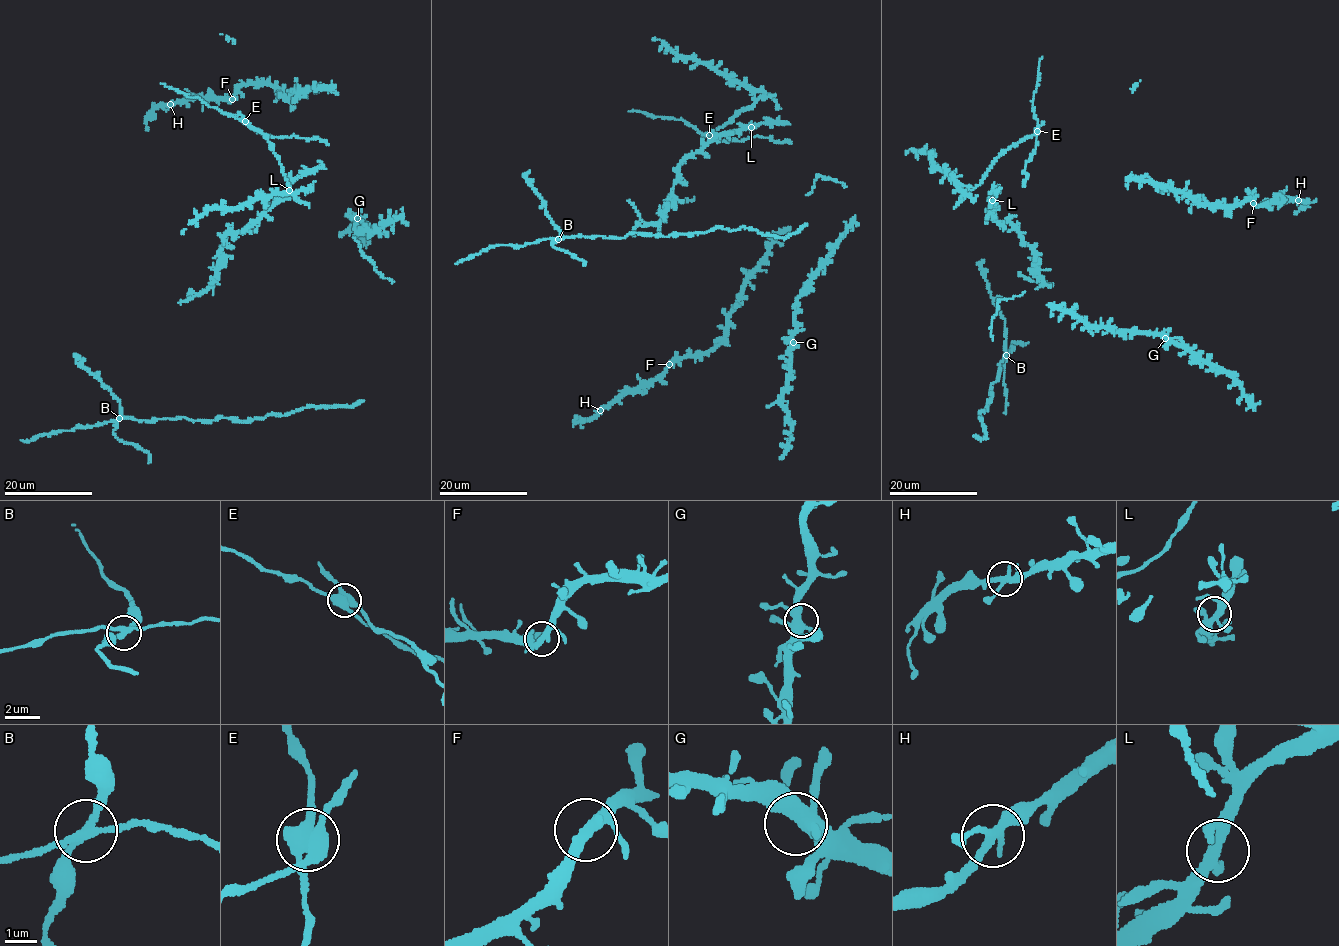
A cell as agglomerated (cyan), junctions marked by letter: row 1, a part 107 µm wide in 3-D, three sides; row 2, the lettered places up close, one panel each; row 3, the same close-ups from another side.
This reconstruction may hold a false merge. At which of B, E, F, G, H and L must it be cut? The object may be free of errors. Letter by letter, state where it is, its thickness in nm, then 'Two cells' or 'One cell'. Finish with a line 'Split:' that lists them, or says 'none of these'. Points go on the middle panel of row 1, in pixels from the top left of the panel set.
B: Place: (558, 239). Thickness 240 nm. Two cells
E: Place: (709, 135). Thickness 460 nm. One cell
F: Place: (669, 364). Thickness 280 nm. One cell
G: Place: (793, 342). Thickness 440 nm. One cell
H: Place: (600, 410). Thickness 280 nm. One cell
L: Place: (751, 127). Thickness 280 nm. One cell
Split: B

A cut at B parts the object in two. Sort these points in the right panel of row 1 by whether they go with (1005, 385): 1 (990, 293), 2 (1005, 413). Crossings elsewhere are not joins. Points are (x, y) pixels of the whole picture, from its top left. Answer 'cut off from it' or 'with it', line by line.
1: with it
2: with it

